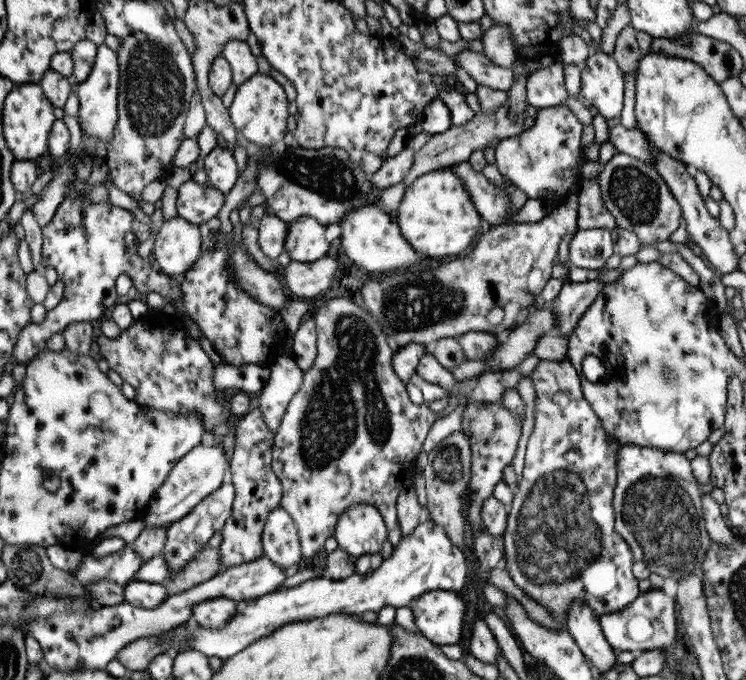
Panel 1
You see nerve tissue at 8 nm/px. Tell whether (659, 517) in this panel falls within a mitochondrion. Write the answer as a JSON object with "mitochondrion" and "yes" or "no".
{"mitochondrion":"yes"}

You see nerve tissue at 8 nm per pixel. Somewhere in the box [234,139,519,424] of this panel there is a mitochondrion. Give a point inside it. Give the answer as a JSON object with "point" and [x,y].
{"point":[328,176]}

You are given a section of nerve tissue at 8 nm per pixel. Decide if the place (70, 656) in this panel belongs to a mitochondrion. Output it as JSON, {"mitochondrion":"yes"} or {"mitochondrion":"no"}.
{"mitochondrion":"no"}

